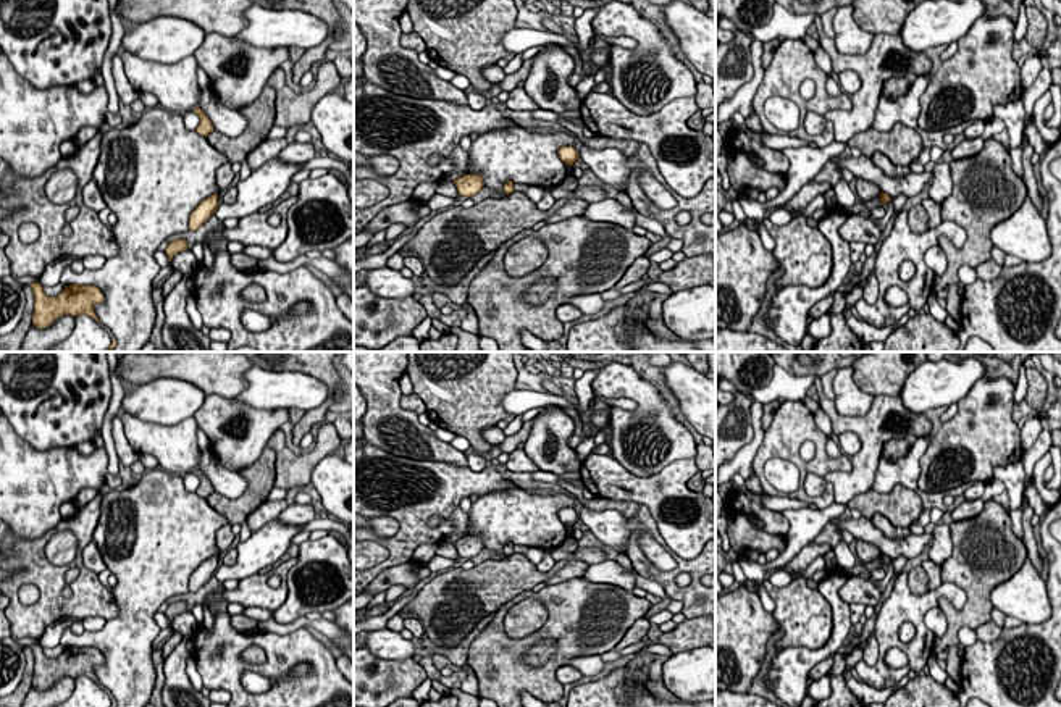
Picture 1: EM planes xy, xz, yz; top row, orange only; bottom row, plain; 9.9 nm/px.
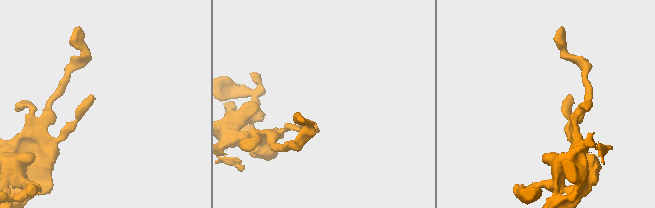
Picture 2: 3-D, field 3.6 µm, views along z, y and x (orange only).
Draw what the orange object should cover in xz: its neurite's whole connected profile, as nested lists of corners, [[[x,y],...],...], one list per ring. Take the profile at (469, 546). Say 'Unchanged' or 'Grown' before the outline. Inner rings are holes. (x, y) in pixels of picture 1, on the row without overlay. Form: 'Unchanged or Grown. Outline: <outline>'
Unchanged. Outline: [[[463,536],[454,542],[459,557],[472,558],[484,547],[483,539],[478,536]]]

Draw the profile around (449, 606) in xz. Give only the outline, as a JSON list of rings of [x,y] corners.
[[[512,554],[504,560],[484,560],[472,570],[454,568],[425,584],[413,600],[410,600],[399,613],[413,613],[425,626],[428,639],[441,647],[455,647],[478,621],[489,613],[496,613],[504,604],[525,591],[531,591],[536,584],[547,581],[557,570],[565,567],[560,560],[547,573],[541,573],[523,554]]]

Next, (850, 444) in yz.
[[[854,433],[838,434],[840,449],[846,457],[853,457],[861,450],[861,441]]]

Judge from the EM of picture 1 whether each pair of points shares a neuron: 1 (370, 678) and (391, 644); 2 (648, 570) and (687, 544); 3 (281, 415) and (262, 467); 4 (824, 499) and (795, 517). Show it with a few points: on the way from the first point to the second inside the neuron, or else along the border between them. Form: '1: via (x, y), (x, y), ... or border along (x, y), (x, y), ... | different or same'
1: border along (370, 651), (381, 659), (406, 660), (414, 657) | different
2: border along (654, 520), (662, 539), (680, 557), (698, 556) | different
3: border along (265, 446), (254, 462), (238, 472) | different
4: border along (834, 502), (817, 509) | different

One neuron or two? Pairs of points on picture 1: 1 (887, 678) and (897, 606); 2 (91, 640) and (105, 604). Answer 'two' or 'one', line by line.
1: one
2: two

